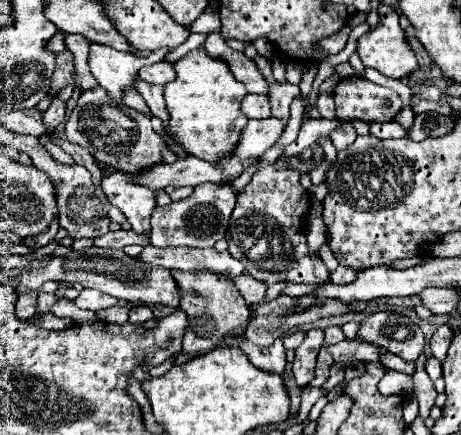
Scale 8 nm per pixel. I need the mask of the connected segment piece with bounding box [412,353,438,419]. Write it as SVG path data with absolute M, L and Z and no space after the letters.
M422 353L415 362L416 370L413 374L413 396L415 395L419 403L419 415L426 419L430 415L430 410L435 404L438 395L434 383L425 371L426 356Z

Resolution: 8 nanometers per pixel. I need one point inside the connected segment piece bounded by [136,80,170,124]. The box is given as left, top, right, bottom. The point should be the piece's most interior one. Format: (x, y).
(152, 94)

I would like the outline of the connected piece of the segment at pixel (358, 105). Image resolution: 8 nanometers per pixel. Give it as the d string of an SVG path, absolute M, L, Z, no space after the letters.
M360 76L342 78L334 88L334 102L336 102L336 118L344 120L358 118L366 122L390 122L402 108L401 98L396 92Z

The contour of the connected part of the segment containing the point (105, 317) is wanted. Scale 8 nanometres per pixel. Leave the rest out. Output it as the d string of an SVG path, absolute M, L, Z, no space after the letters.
M128 302L124 306L116 305L110 308L107 308L106 310L101 310L100 312L96 313L98 316L98 319L100 321L104 322L110 322L110 323L117 323L117 324L123 324L126 321L128 321L129 317L129 311L136 307L138 303L130 303Z

